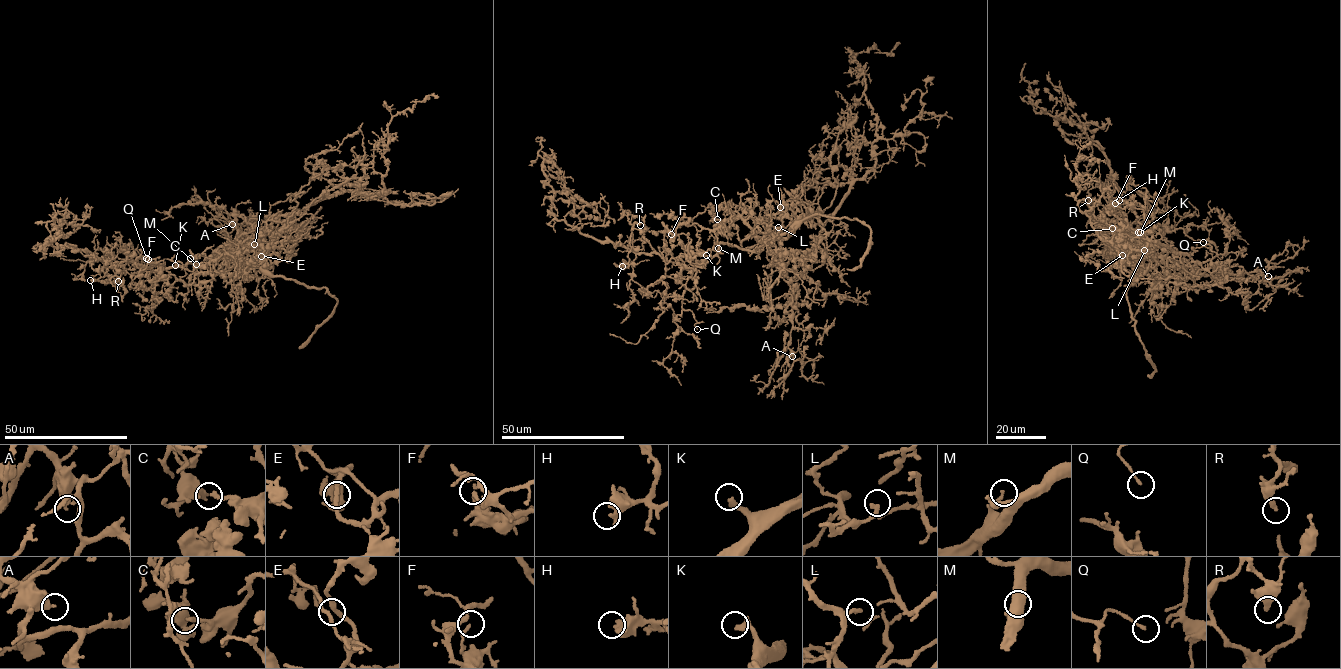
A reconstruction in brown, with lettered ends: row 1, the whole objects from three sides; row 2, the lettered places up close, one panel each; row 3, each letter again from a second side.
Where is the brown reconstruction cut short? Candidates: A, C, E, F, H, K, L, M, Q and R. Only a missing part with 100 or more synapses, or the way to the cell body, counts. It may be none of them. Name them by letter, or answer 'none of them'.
K

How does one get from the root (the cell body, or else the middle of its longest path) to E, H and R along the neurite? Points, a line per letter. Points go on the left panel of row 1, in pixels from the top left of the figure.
E: (247, 264), (261, 266), (266, 251), (274, 247), (272, 254), (264, 258), (261, 256)
H: (247, 264), (231, 262), (227, 252), (195, 256), (166, 268), (111, 263), (108, 257), (104, 276), (90, 280)
R: (247, 264), (231, 262), (227, 252), (195, 256), (166, 268), (111, 263), (108, 257), (118, 281)

